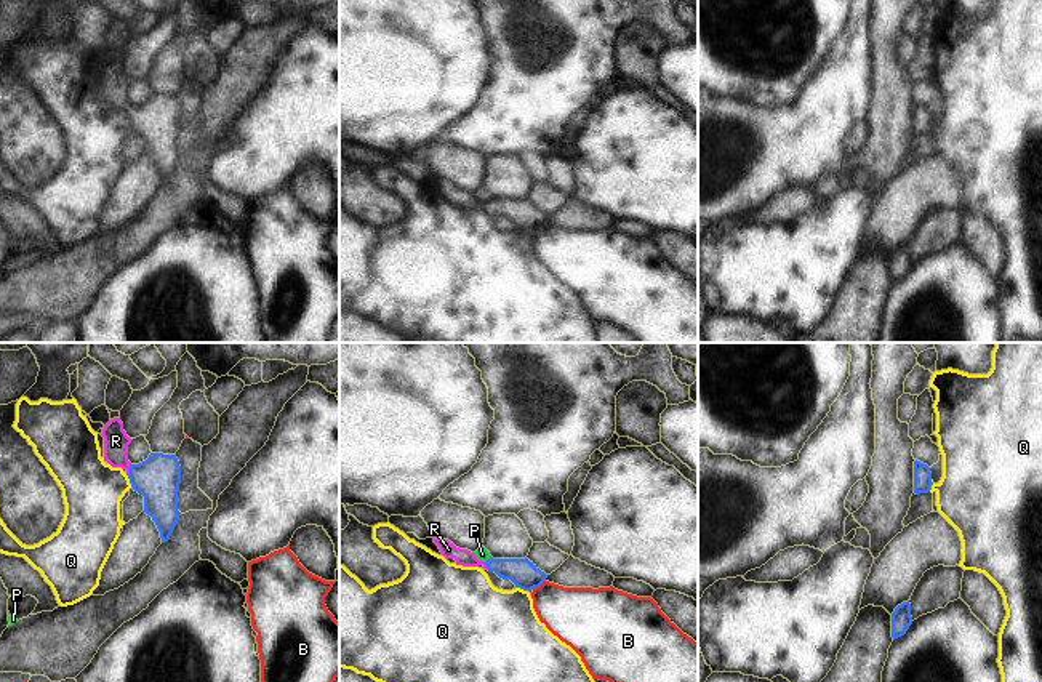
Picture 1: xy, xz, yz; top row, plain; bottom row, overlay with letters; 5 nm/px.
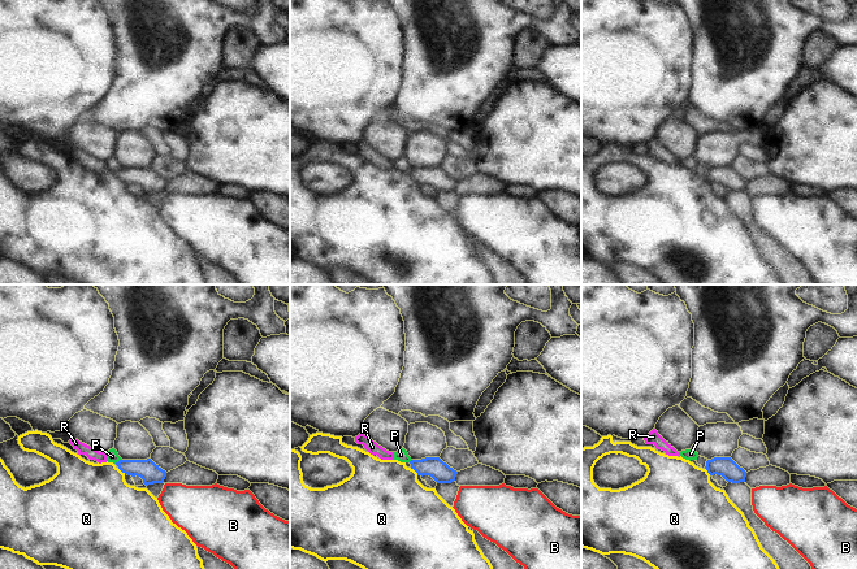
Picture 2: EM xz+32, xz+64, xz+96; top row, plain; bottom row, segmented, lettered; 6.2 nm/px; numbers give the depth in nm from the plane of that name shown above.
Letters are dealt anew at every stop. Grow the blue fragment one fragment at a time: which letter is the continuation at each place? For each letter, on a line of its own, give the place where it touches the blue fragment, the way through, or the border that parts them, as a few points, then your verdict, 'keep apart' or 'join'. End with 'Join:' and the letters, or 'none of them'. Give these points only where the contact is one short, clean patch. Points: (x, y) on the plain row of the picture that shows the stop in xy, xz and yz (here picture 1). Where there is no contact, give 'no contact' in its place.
B: xz (538, 228) | along xz (545, 221), (533, 231) | keep apart
P: xz (488, 200) | along xz (492, 199), (485, 204) | keep apart
Q: xz (522, 229) | along xz (516, 228), (527, 232) | keep apart
R: xy (130, 111) | across xy (157, 120), (143, 119), (130, 111), (117, 98), (116, 82) | join
Join: R

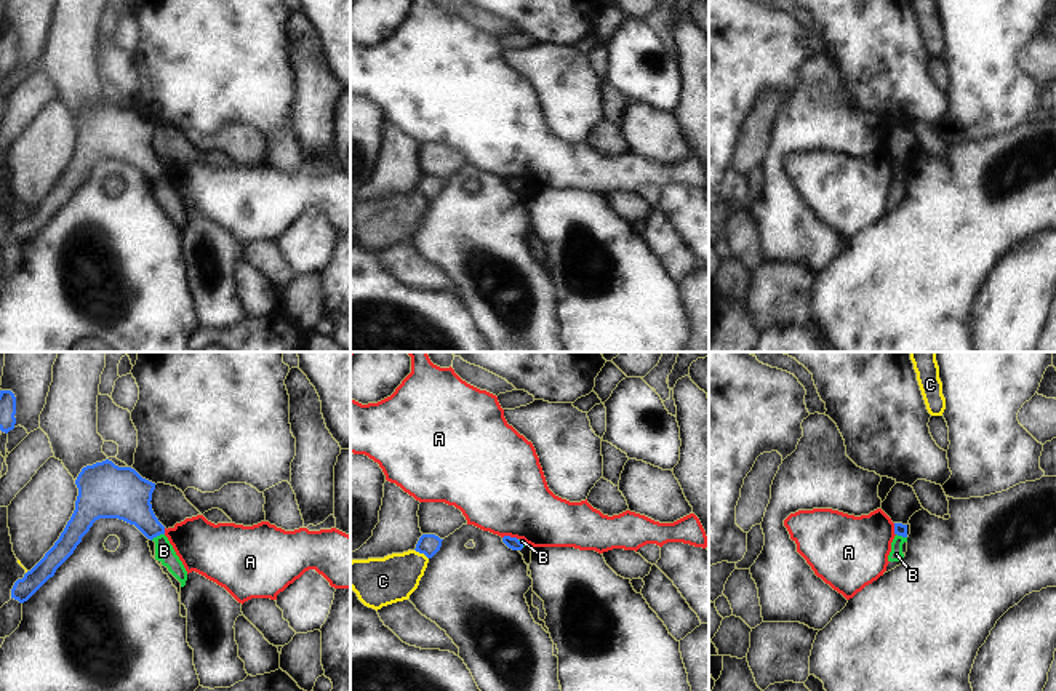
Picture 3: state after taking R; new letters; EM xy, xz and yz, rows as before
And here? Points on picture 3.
A: xz (509, 178) | along xz (503, 178), (514, 178), (517, 181) | keep apart
B: xy (157, 176) | across xy (127, 138), (157, 176), (164, 192) | join
C: xz (421, 194) | keep apart
Join: B

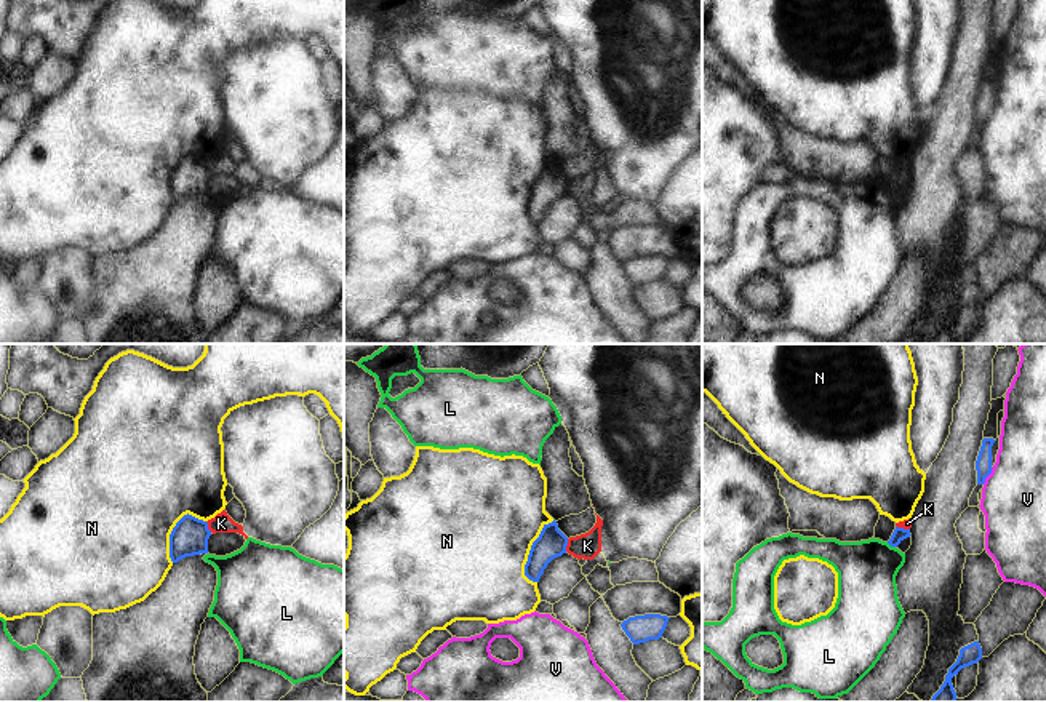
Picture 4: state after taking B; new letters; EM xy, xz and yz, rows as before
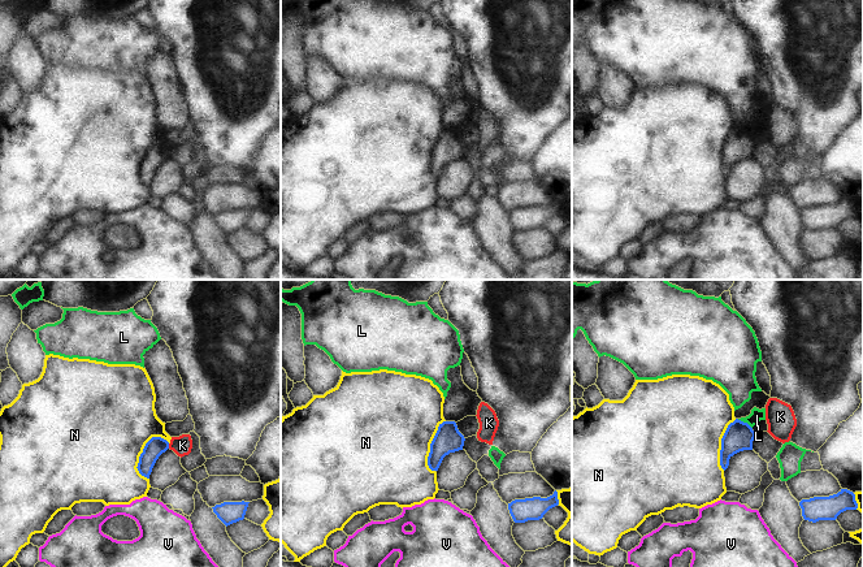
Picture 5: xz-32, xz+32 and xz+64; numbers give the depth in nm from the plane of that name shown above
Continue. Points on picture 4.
K: xz (566, 186) | along xz (568, 181), (565, 192) | keep apart
L: yz (891, 187) | along yz (886, 184), (894, 189) | keep apart
N: xz (530, 192) | keep apart
V: yz (989, 115) | keep apart
Join: none of them

